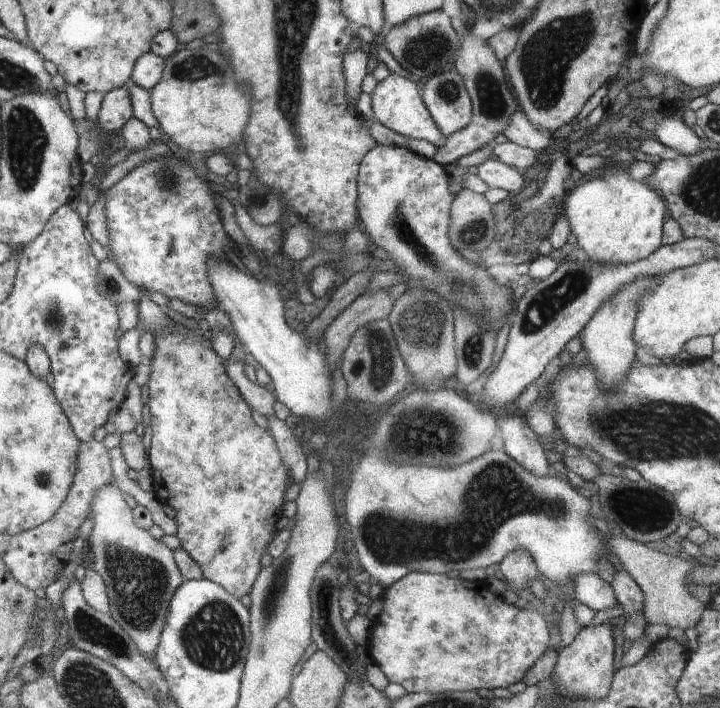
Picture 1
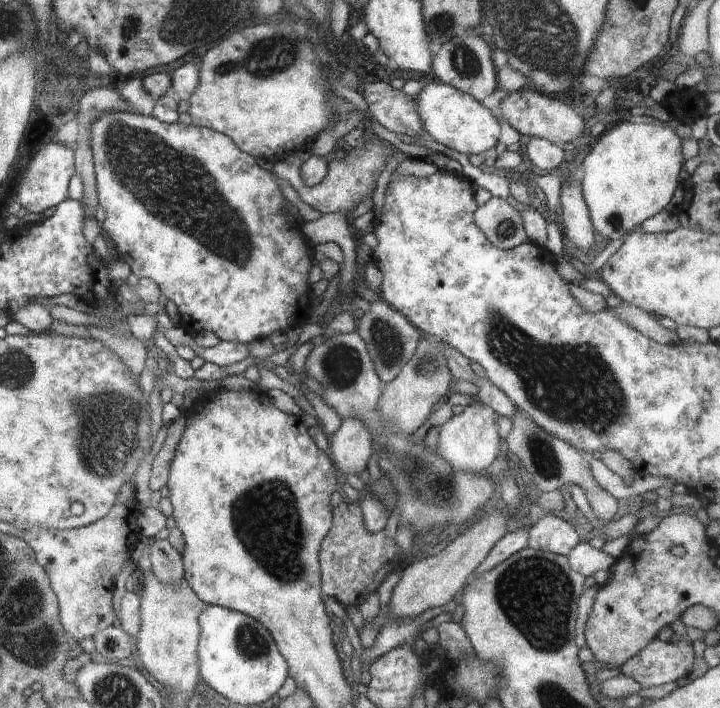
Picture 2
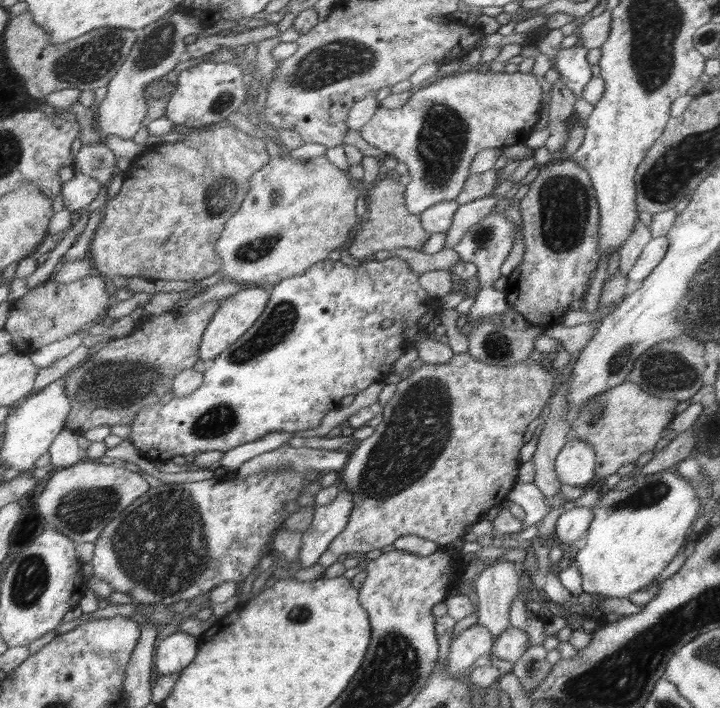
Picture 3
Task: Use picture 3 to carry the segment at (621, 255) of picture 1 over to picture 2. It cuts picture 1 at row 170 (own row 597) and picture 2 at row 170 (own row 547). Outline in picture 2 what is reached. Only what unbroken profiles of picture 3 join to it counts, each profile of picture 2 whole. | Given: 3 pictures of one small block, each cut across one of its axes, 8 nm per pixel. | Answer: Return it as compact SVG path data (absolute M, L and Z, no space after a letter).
M631 121L618 122L610 130L601 131L594 137L592 151L582 161L584 175L580 186L588 206L593 229L608 240L625 238L640 229L644 220L662 212L672 200L679 184L682 165L682 140L668 124L646 124Z

